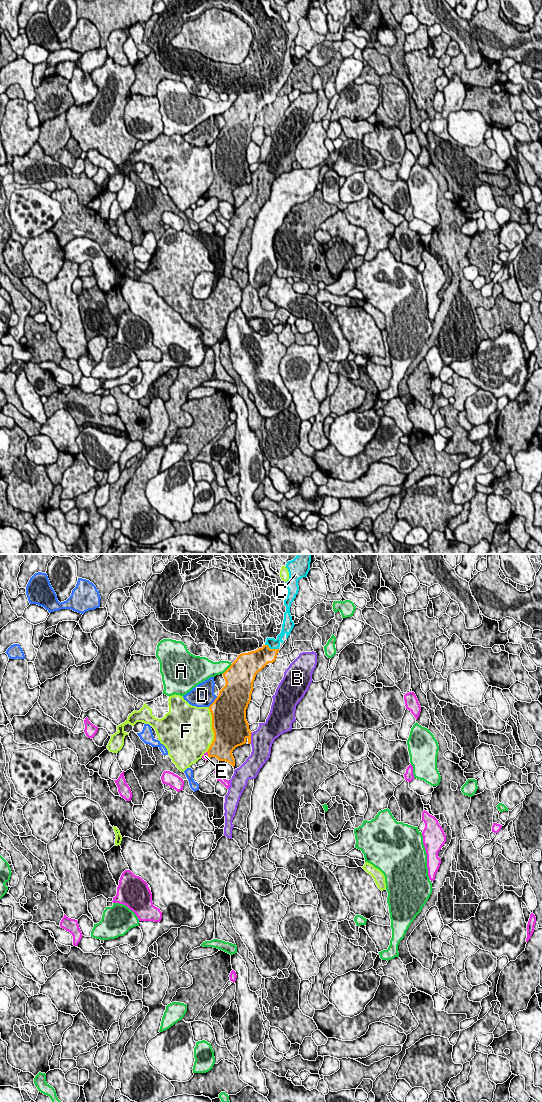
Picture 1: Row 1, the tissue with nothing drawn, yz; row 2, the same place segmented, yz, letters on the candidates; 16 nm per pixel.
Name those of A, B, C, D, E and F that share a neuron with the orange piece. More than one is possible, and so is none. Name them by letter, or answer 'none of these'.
C

